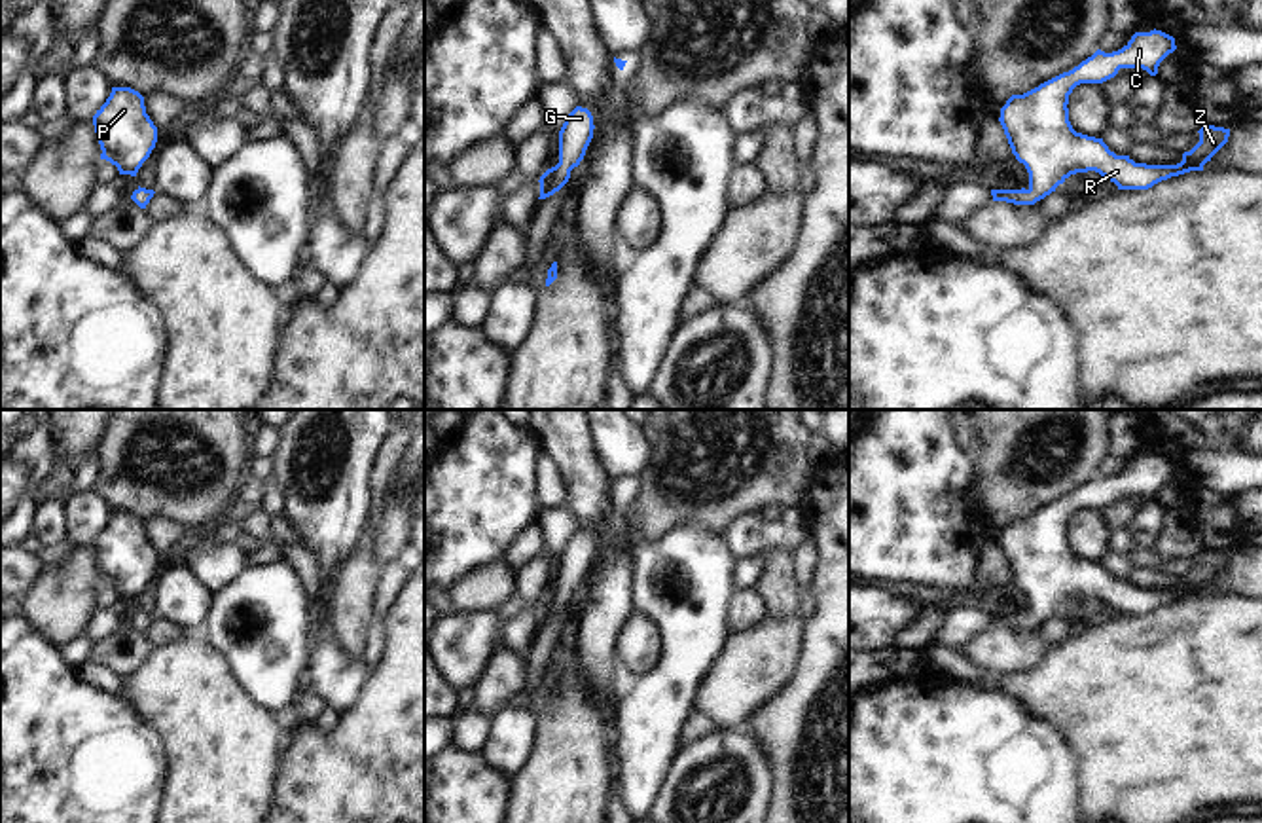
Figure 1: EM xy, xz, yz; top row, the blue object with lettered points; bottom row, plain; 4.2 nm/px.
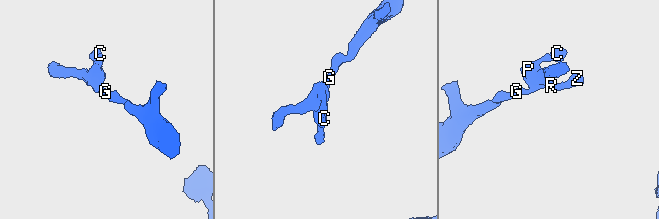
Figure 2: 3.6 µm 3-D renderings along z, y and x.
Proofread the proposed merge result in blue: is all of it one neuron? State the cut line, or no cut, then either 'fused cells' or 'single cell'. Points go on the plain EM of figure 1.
no cut; single cell

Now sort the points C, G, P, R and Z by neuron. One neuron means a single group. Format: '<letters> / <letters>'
C G P R Z

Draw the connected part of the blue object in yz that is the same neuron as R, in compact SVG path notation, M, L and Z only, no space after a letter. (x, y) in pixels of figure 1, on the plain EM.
M1135 457L1118 476L1097 474L1069 497L1038 512L1012 520L1001 533L1001 550L1012 578L1029 597L1029 613L991 614L993 626L1035 630L1071 599L1095 595L1114 607L1118 614L1148 614L1154 609L1203 590L1228 567L1230 554L1203 550L1199 567L1182 578L1177 590L1135 588L1129 580L1116 580L1103 563L1076 558L1069 546L1069 520L1080 508L1103 508L1120 493L1158 499L1160 487L1177 474L1175 463L1162 457Z

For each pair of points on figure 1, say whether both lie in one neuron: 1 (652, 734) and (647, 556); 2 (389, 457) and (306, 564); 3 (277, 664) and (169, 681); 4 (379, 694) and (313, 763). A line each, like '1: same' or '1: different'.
1: same
2: different
3: different
4: same

